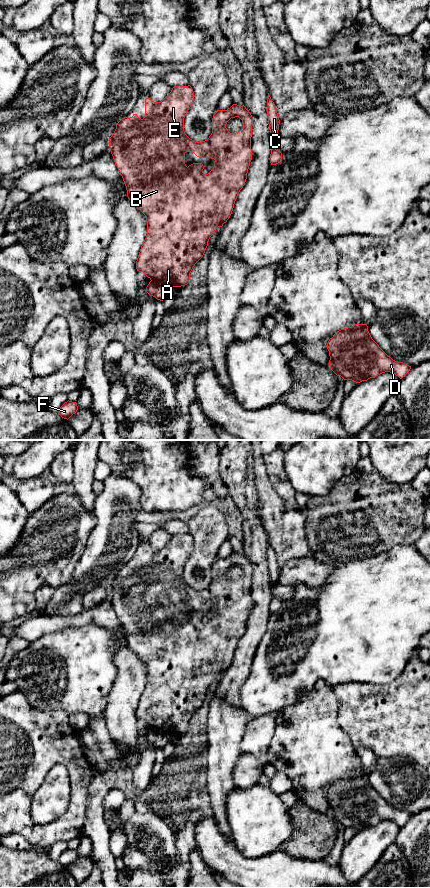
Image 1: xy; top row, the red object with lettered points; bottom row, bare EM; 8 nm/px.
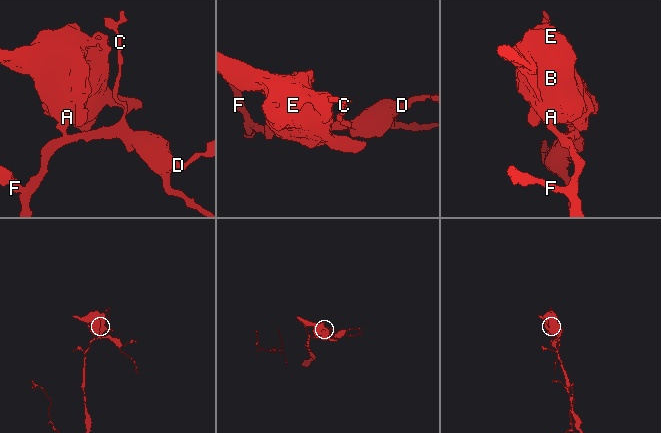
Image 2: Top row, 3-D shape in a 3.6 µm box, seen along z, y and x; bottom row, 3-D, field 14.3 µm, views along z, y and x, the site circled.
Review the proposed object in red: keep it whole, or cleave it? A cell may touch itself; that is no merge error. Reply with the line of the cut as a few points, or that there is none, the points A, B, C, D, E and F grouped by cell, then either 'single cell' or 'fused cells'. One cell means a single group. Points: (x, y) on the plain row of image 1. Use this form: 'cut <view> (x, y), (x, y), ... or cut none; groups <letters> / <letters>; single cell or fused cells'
cut xy (151, 728), (164, 730), (172, 734); groups A B E / C D F; fused cells

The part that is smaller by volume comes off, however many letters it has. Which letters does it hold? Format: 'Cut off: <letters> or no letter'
Cut off: A, B, E

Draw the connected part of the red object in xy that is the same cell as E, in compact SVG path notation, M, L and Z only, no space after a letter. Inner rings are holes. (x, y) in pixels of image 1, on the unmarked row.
M190 533L174 534L161 550L146 546L144 566L139 566L137 562L130 566L122 566L109 586L110 599L126 634L127 645L146 664L147 683L136 709L136 717L143 720L151 729L172 735L181 735L189 731L190 721L203 705L210 685L230 666L237 644L245 633L252 608L253 565L246 555L233 552L227 558L217 558L212 566L212 581L209 586L195 590L184 579L184 566L193 548L194 540ZM235 565L242 568L243 576L236 581L230 581L226 572ZM186 600L192 600L199 606L214 607L213 617L204 622L202 611L193 611L187 615Z

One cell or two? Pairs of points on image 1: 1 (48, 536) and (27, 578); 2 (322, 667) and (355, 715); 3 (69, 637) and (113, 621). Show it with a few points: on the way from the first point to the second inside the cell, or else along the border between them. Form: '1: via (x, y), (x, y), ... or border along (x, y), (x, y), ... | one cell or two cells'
1: via (48, 546), (28, 568) | one cell
2: border along (358, 682), (341, 682), (335, 686) | two cells
3: border along (75, 626), (97, 624), (114, 632), (122, 630) | two cells

